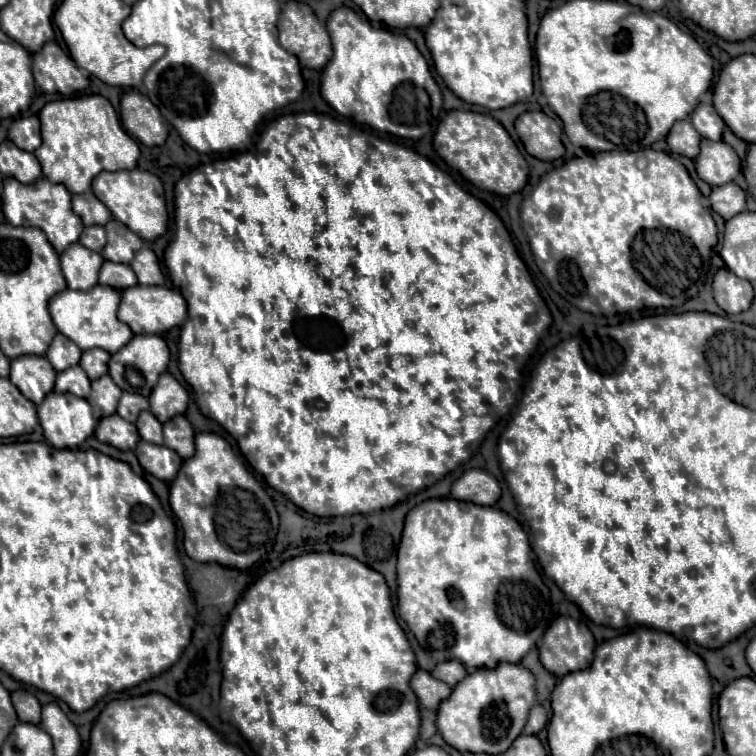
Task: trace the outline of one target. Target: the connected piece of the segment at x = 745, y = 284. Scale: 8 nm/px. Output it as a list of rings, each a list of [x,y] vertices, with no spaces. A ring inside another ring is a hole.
[[[720,268],[714,274],[712,294],[714,294],[716,304],[728,314],[740,314],[748,310],[754,300],[754,290],[750,282],[744,278],[738,278],[728,268]]]

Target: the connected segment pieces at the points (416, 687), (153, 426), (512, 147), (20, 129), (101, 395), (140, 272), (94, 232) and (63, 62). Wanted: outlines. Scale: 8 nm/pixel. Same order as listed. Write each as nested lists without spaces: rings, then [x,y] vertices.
[[[418,670],[412,680],[410,680],[412,690],[416,692],[420,706],[428,708],[428,710],[438,710],[440,702],[446,700],[452,692],[452,688],[440,680],[436,680],[430,672],[426,670]]]
[[[142,412],[138,416],[136,428],[140,432],[142,440],[148,440],[150,444],[162,444],[162,424],[152,416],[152,412]]]
[[[452,110],[440,122],[434,134],[436,154],[454,170],[458,170],[468,182],[480,190],[488,190],[500,196],[520,192],[528,178],[528,164],[504,126],[494,118],[478,112]]]
[[[36,116],[16,120],[8,130],[8,140],[12,140],[18,148],[24,148],[26,152],[34,152],[42,144],[40,120]]]
[[[102,376],[92,382],[92,392],[88,396],[88,404],[94,410],[94,416],[100,420],[104,416],[116,414],[118,400],[120,400],[122,390],[114,384],[110,376]]]
[[[142,248],[140,252],[136,252],[130,266],[136,272],[140,284],[162,284],[164,282],[158,258],[150,248]]]
[[[86,226],[82,236],[80,236],[80,244],[84,244],[86,248],[90,248],[94,252],[102,252],[104,246],[106,246],[104,226]]]
[[[56,42],[44,44],[44,48],[32,58],[36,86],[40,86],[46,94],[60,94],[68,98],[90,86],[88,72],[76,66],[76,62]]]

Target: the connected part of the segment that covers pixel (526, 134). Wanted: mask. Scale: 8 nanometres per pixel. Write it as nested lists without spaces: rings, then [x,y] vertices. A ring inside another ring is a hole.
[[[524,112],[516,118],[516,132],[526,152],[540,160],[558,160],[564,154],[562,130],[544,112]]]

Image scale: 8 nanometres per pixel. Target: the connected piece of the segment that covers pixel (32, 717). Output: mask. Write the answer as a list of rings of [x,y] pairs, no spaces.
[[[28,690],[12,692],[12,704],[20,720],[28,720],[28,724],[40,724],[40,702]]]

